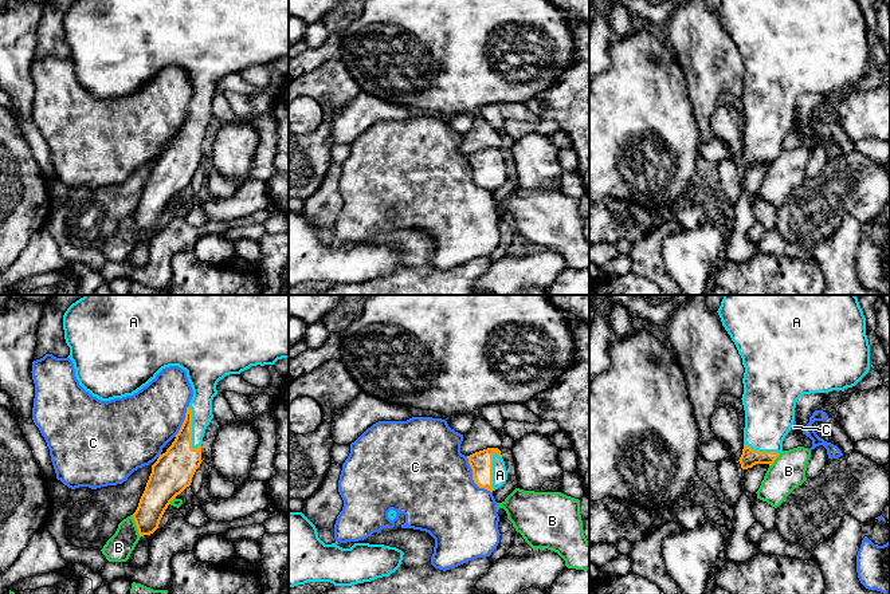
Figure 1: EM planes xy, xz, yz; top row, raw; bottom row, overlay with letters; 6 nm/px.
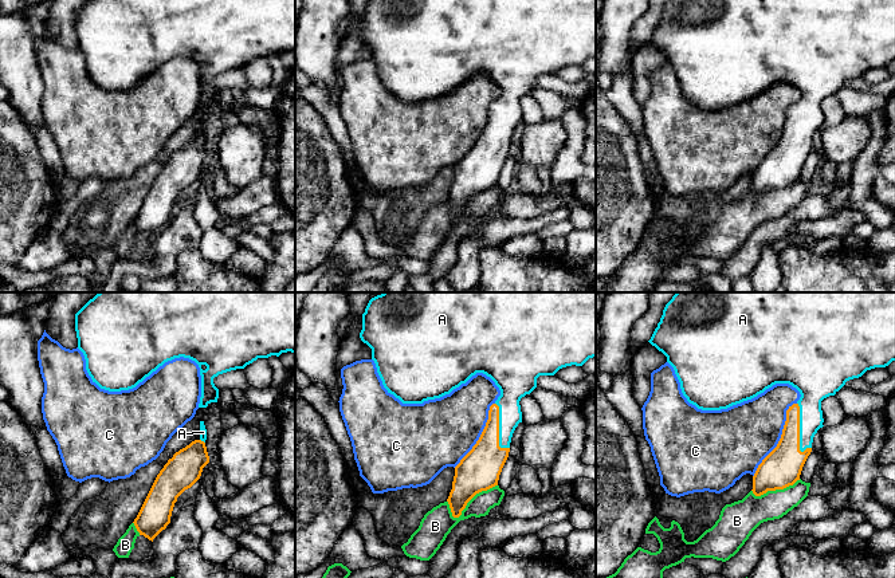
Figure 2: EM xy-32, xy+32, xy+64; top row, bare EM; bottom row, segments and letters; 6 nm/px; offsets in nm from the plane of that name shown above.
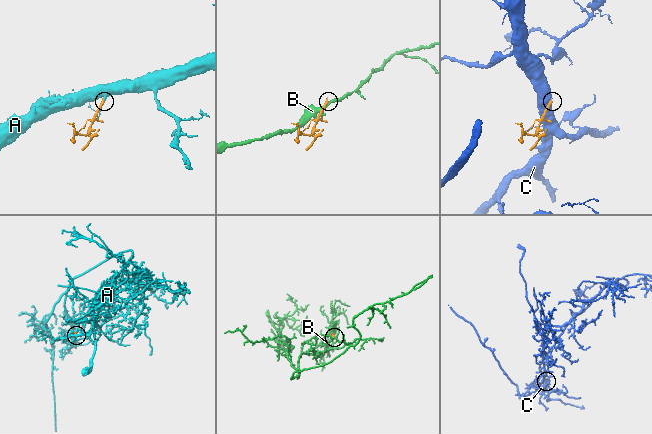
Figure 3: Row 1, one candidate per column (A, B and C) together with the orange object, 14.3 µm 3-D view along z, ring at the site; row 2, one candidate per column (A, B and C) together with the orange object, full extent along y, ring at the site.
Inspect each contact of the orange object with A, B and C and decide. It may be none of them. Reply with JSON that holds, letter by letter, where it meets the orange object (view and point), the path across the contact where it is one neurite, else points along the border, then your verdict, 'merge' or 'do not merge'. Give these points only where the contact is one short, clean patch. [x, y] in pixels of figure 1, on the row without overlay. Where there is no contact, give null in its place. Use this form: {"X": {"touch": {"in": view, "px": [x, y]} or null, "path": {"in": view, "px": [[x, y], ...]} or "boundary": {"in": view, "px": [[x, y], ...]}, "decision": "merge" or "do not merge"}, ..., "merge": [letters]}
{"A": {"touch": {"in": "xy", "px": [191, 128]}, "decision": "merge"}, "B": {"touch": {"in": "xy", "px": [136, 224]}, "decision": "do not merge"}, "C": {"touch": {"in": "xz", "px": [473, 177]}, "decision": "do not merge"}, "merge": ["A"]}

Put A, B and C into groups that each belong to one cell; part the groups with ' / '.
A / B / C

